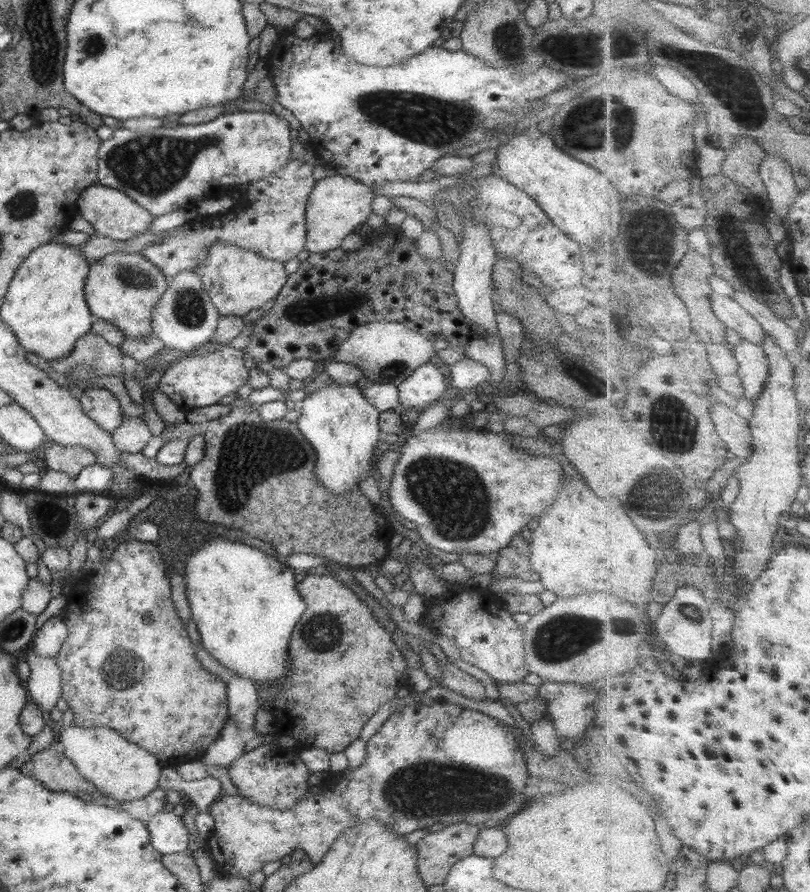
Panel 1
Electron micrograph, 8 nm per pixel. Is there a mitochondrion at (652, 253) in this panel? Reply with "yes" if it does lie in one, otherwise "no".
yes

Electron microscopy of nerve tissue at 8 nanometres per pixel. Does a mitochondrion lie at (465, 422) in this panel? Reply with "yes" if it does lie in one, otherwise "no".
no

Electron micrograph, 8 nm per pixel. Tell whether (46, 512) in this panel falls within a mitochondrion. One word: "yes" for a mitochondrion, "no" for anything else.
no

